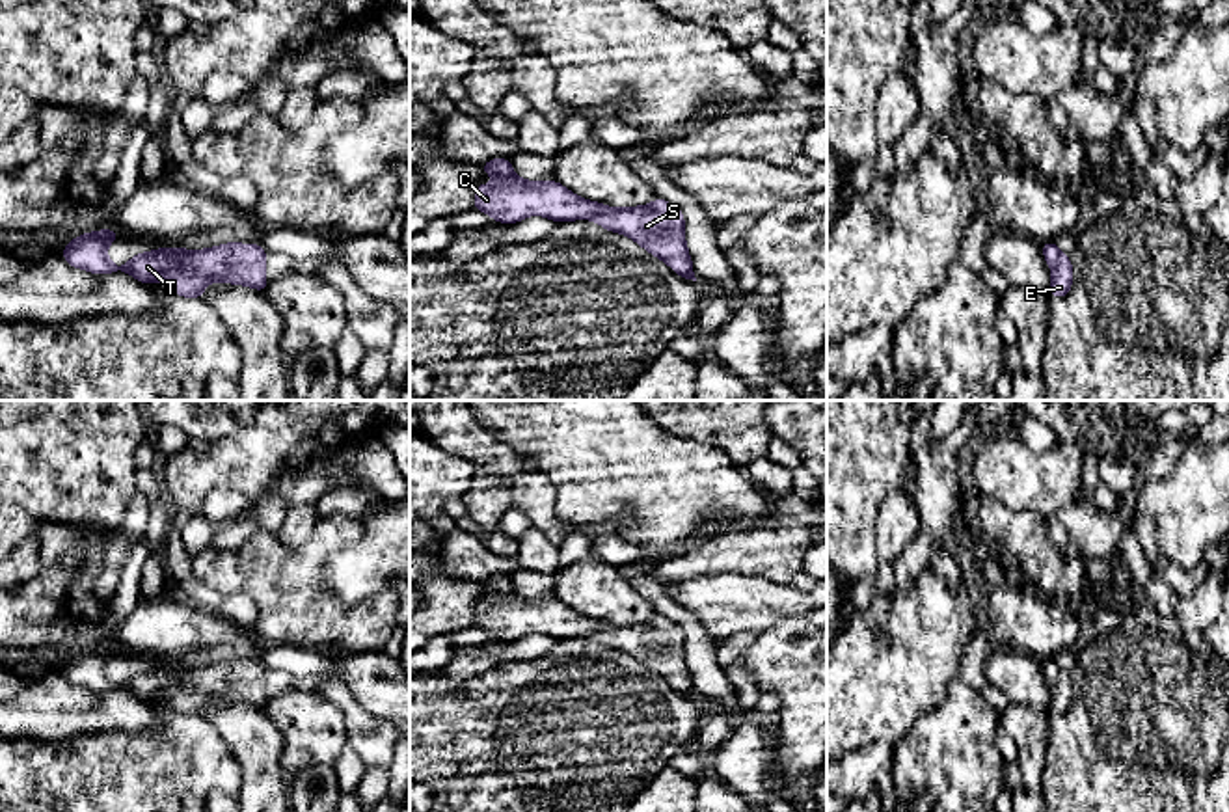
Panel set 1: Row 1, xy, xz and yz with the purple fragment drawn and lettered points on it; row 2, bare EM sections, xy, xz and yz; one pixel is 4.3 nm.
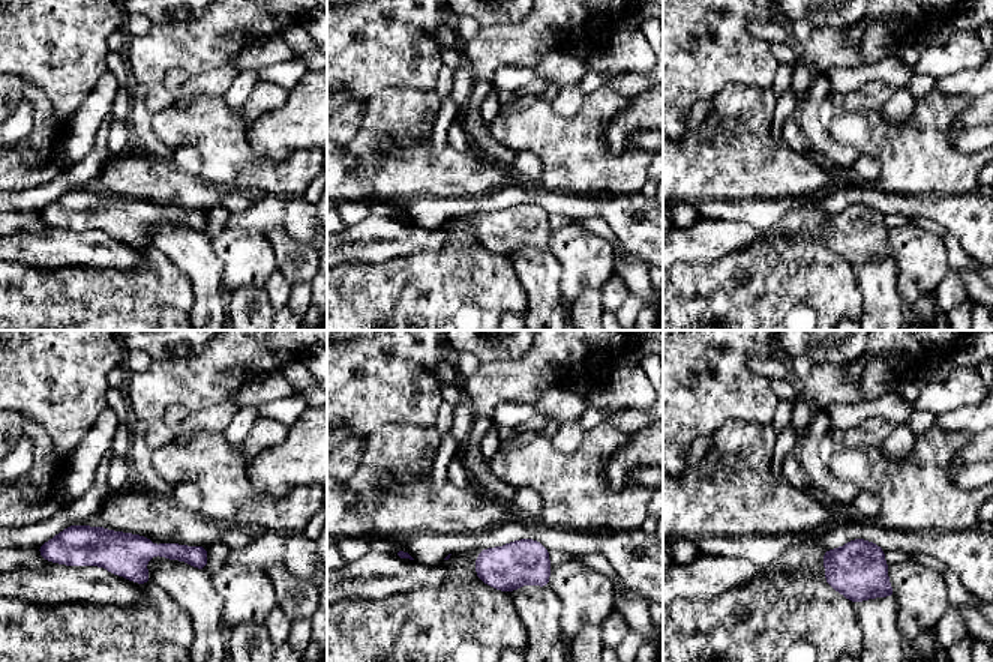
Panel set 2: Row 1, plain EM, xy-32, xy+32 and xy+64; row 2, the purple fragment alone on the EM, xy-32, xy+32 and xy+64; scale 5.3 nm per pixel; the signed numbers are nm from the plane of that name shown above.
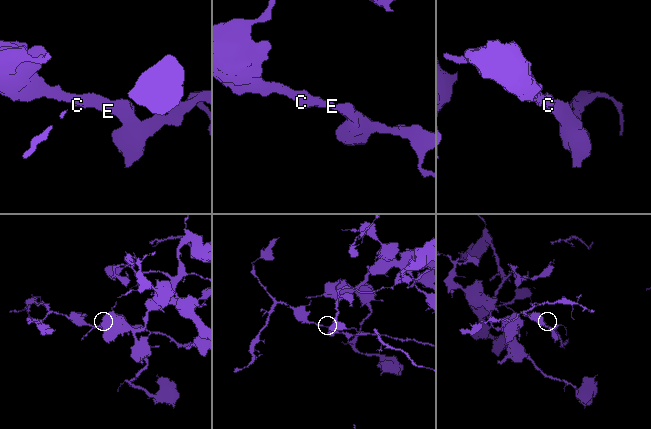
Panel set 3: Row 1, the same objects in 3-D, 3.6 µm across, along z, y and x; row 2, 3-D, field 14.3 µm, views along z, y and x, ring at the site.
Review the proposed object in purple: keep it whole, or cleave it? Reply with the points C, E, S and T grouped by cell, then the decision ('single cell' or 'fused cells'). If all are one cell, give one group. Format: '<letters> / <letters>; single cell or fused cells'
C E S T; single cell

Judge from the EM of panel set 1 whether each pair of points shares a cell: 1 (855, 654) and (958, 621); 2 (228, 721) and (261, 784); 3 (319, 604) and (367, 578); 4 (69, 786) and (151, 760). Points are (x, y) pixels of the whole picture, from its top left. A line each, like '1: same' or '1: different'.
1: same
2: same
3: different
4: same

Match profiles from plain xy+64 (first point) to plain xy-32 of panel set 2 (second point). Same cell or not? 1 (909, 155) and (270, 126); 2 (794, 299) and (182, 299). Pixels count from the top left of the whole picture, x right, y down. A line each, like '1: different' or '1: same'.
1: different
2: same

